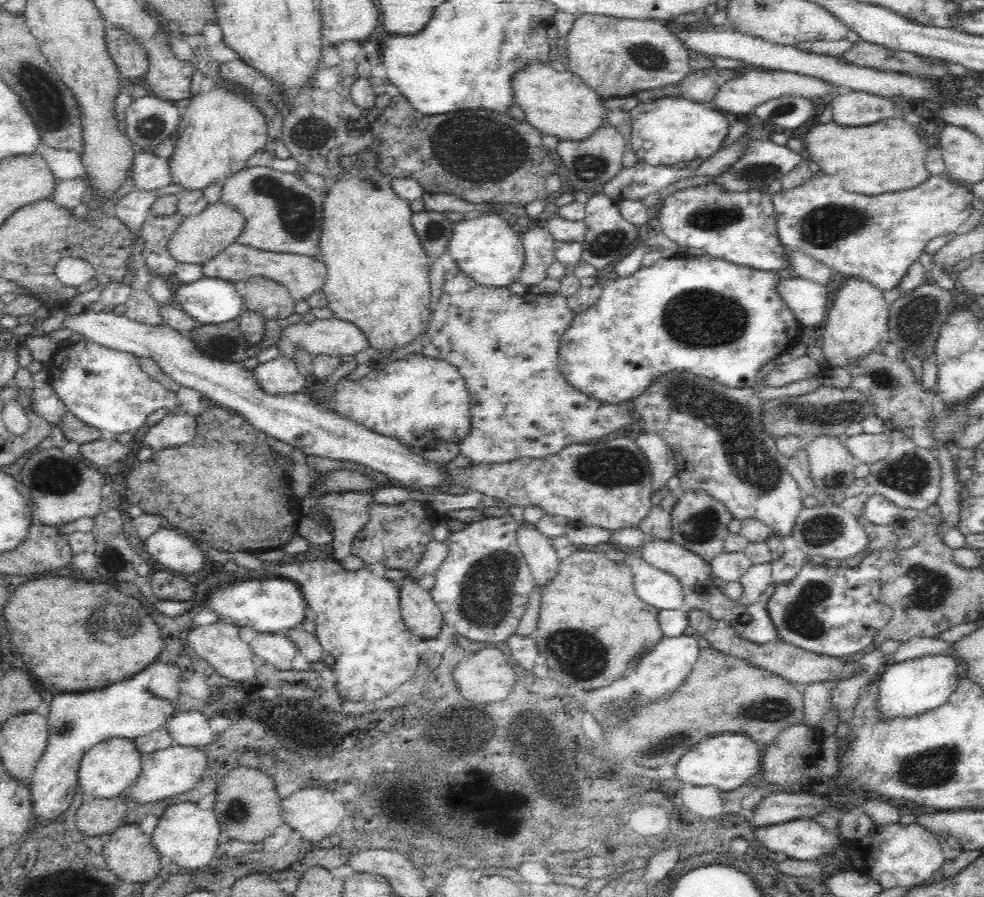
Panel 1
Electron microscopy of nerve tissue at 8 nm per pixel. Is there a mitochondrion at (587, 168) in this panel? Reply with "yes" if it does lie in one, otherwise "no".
yes

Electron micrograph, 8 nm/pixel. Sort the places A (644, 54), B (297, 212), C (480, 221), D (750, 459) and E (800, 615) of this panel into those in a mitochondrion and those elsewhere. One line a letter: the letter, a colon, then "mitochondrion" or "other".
A: mitochondrion
B: mitochondrion
C: other
D: mitochondrion
E: mitochondrion

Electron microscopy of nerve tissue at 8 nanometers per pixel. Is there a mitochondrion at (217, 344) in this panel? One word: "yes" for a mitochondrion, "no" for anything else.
yes

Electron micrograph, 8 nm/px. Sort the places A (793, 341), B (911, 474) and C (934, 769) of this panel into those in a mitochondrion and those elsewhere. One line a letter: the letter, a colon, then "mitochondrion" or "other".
A: other
B: mitochondrion
C: mitochondrion

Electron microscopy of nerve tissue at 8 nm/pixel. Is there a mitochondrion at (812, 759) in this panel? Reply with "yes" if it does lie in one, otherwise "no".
no

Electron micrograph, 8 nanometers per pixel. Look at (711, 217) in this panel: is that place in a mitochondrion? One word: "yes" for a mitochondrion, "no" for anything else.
yes

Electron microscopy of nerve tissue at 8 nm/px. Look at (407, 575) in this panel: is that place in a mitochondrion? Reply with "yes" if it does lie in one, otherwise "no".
no

